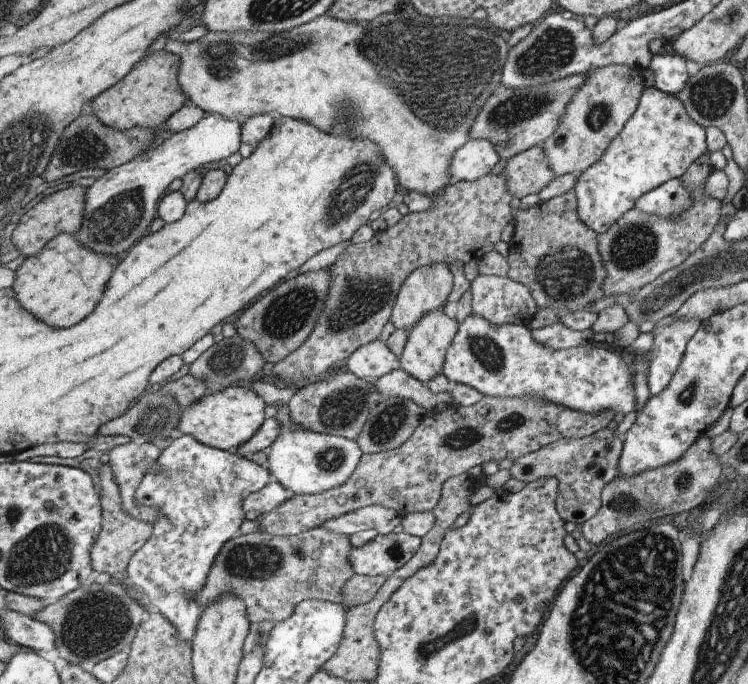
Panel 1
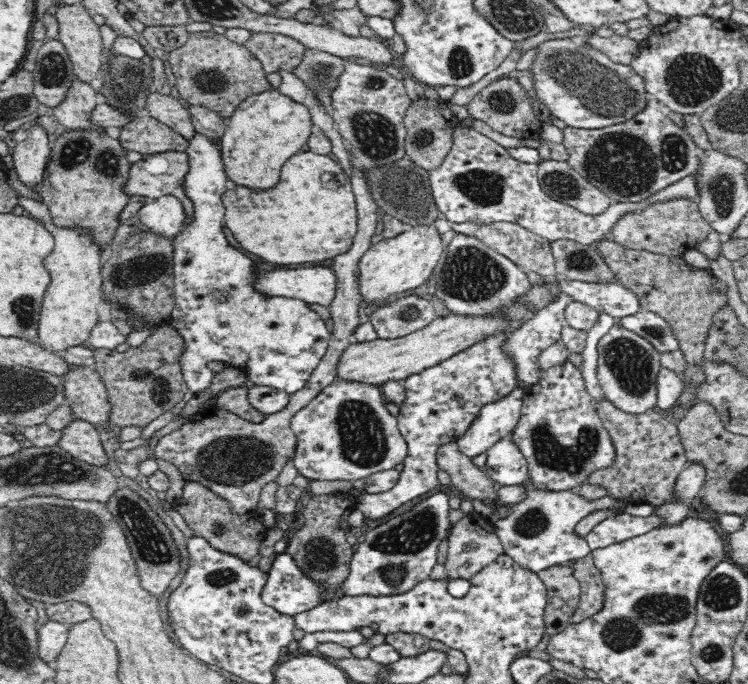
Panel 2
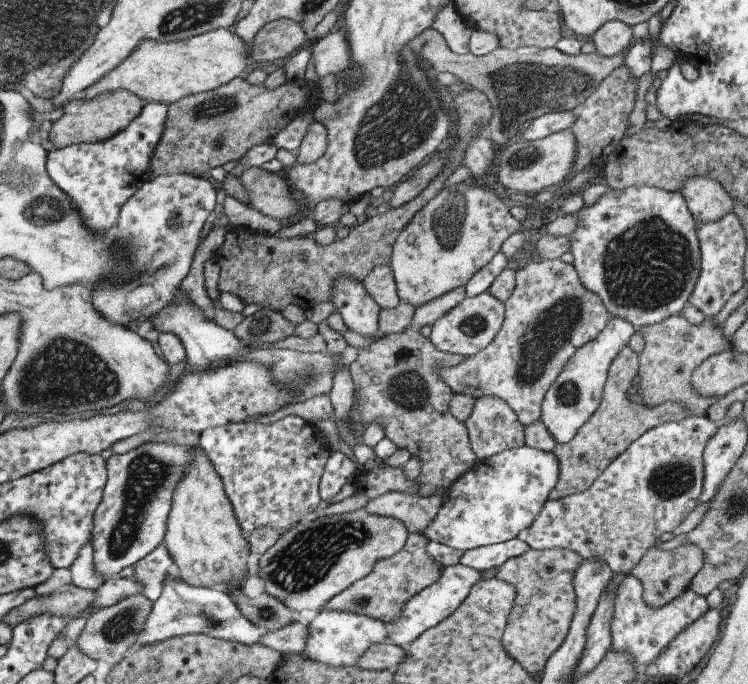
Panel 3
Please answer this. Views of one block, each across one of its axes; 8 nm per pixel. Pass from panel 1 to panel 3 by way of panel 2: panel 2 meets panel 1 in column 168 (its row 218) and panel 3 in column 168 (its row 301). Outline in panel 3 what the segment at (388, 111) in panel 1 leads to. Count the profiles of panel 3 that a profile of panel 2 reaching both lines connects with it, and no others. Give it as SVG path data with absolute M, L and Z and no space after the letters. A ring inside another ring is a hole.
M216 28L182 41L143 40L113 70L85 88L81 100L91 100L115 90L127 90L144 102L172 103L190 94L210 91L242 76L255 66L249 59L249 52L246 52L247 47L231 29L224 28Z

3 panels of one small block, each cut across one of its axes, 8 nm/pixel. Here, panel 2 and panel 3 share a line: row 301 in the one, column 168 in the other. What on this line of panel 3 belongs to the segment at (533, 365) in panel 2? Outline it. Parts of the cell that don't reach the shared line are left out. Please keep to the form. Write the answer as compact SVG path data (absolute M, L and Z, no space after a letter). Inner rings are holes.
M160 543L149 554L146 554L141 563L132 565L133 578L137 584L143 586L142 594L149 602L155 602L161 592L161 580L173 567L173 560L167 552L167 548Z

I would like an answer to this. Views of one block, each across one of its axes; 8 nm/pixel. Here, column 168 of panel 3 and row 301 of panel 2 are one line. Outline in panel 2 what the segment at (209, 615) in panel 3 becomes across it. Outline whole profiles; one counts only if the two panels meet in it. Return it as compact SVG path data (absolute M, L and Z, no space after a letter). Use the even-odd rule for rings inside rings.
M559 277L559 290L614 319L640 312L638 297L618 282L584 282Z

